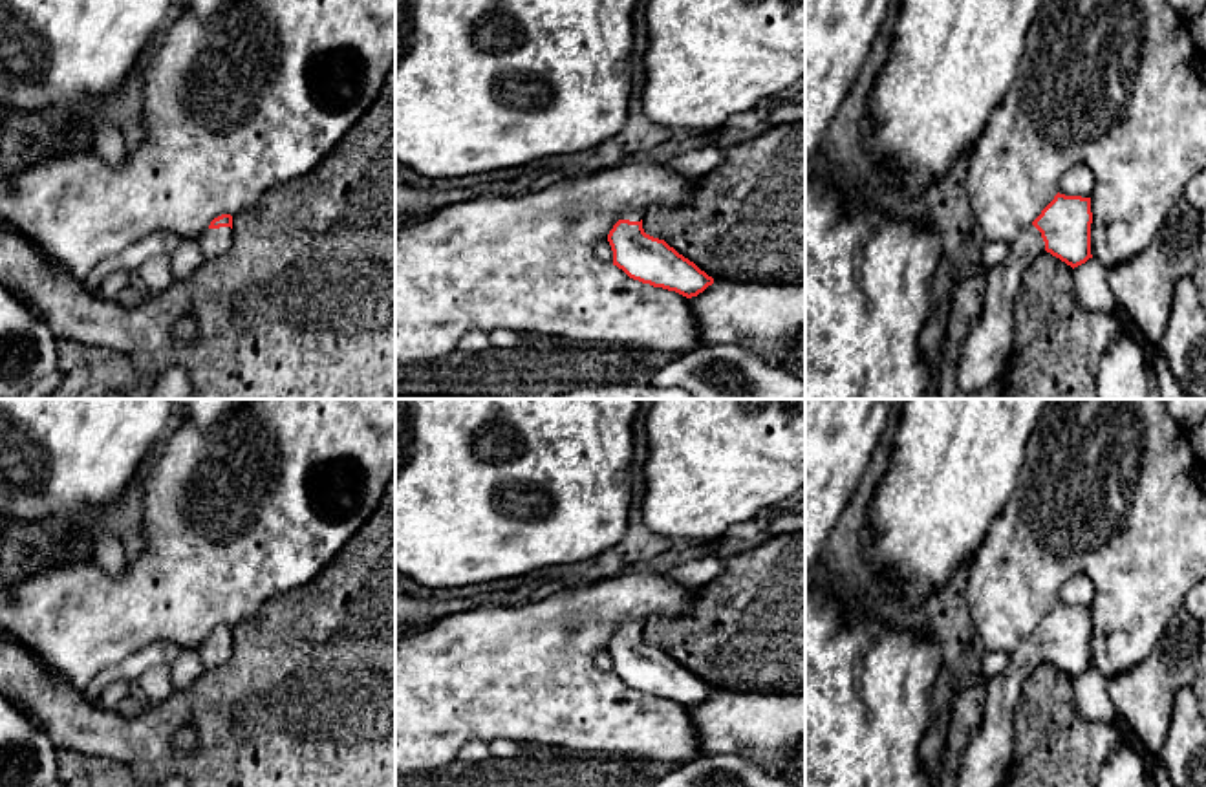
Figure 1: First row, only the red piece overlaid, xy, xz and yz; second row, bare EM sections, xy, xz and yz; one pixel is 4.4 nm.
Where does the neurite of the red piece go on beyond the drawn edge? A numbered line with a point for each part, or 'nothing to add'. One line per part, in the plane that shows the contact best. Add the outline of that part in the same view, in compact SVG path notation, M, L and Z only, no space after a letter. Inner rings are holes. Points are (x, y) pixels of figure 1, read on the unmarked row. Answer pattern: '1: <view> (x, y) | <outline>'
1: yz (990, 751) | M1030 635L1012 653L1008 666L986 683L983 723L957 769L957 787L997 787L1014 760L1014 714L1019 692L1045 661L1041 642Z

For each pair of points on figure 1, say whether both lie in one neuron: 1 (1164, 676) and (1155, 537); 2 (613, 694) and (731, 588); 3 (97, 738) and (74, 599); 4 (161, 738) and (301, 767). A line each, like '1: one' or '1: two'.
1: two
2: two
3: two
4: one

